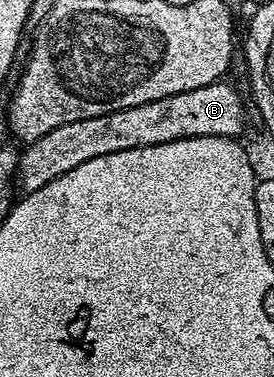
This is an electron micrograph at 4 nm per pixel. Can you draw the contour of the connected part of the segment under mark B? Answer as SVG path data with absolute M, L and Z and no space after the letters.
M226 83L184 90L184 94L144 102L144 106L128 106L96 118L80 118L80 122L56 126L56 130L48 130L48 134L29 141L23 147L26 149L21 149L16 173L17 187L23 193L35 192L60 178L60 174L76 170L80 162L92 162L92 158L104 158L104 154L120 154L120 150L136 150L184 138L241 137L241 132L246 128L246 108L237 90Z

